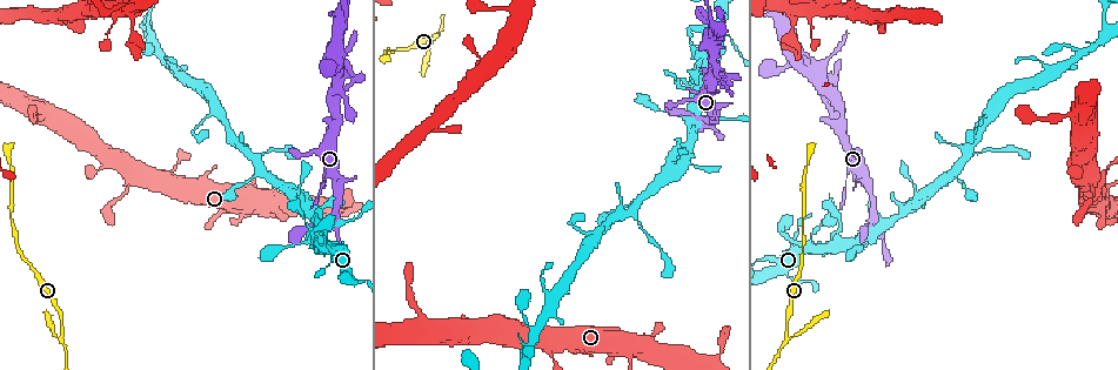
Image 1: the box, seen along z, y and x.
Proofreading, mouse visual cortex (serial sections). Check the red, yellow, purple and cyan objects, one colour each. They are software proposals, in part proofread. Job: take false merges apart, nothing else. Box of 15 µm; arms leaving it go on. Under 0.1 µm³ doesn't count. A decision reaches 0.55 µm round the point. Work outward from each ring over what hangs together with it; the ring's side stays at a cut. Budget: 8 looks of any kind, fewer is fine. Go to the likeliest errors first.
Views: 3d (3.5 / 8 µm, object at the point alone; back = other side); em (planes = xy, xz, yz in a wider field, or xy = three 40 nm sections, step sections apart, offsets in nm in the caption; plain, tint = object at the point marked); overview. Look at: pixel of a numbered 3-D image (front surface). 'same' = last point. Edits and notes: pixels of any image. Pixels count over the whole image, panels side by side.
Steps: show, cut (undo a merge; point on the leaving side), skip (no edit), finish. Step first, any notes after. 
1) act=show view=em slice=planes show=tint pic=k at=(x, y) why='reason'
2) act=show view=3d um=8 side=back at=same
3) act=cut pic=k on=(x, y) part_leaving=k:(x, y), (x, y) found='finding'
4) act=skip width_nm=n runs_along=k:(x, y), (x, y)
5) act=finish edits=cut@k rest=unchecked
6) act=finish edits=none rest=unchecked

act=show view=3d um=3.5 pic=1 at=(59, 336) why='sharp bend'

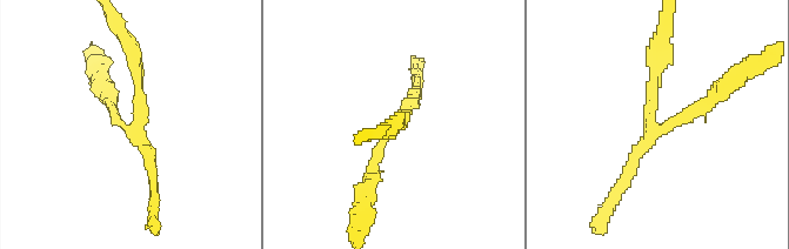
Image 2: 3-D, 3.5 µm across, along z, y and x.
act=show view=em slice=xy step=1 show=tint pic=2 at=(136, 121)

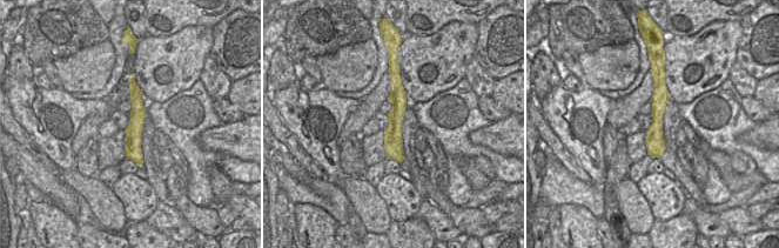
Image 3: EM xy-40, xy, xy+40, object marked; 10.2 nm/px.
act=skip runs_along=2:(663, 42), (650, 122), (663, 129), (710, 100) found='one cell here'

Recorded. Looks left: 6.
act=show view=3d um=8 pic=1 at=(714, 29) why='arms run side by side'

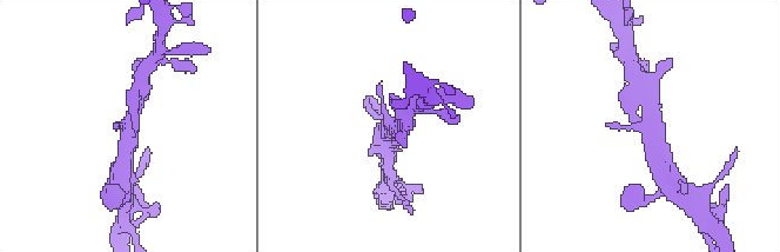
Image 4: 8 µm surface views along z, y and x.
act=show view=em slice=xy step=2 show=tint pic=4 at=(389, 127) arms=4 arm_widths_nm=200,200,350,450

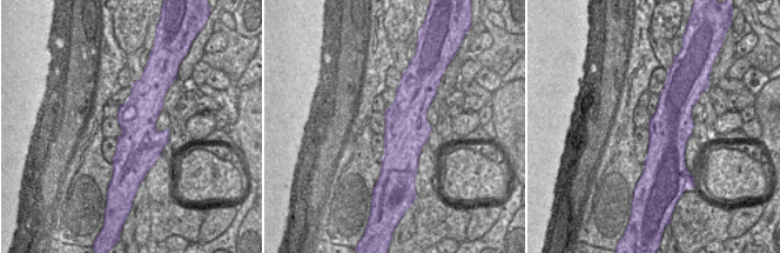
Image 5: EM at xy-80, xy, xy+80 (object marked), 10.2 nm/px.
act=skip runs_along=4:(661, 164), (653, 111), (644, 105) found='all the same cell'

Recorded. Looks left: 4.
act=show view=3d um=8 pic=1 at=(687, 118)

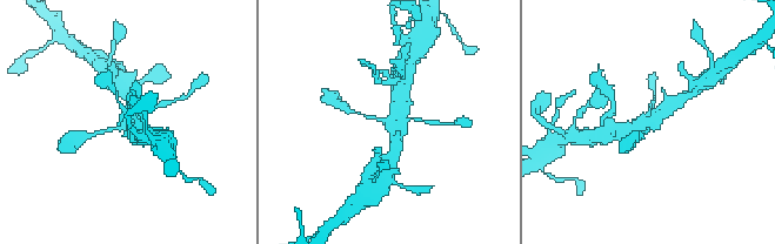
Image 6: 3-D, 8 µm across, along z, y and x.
act=show view=em slice=planes show=tint pic=6 at=(654, 120) arms=4 arm_widths_nm=150,150,400,400

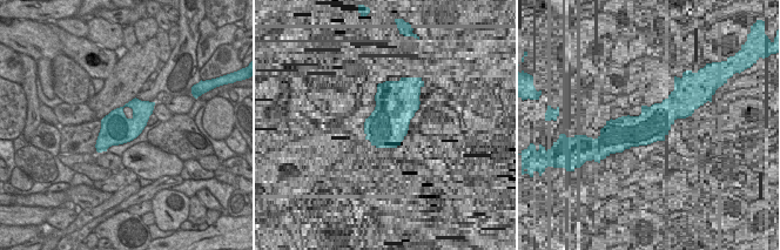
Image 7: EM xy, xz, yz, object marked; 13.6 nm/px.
act=skip runs_along=6:(623, 131), (655, 122), (679, 101) found='continuous, no second cell'

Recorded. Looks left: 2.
act=finish edits=none rest=unchecked

